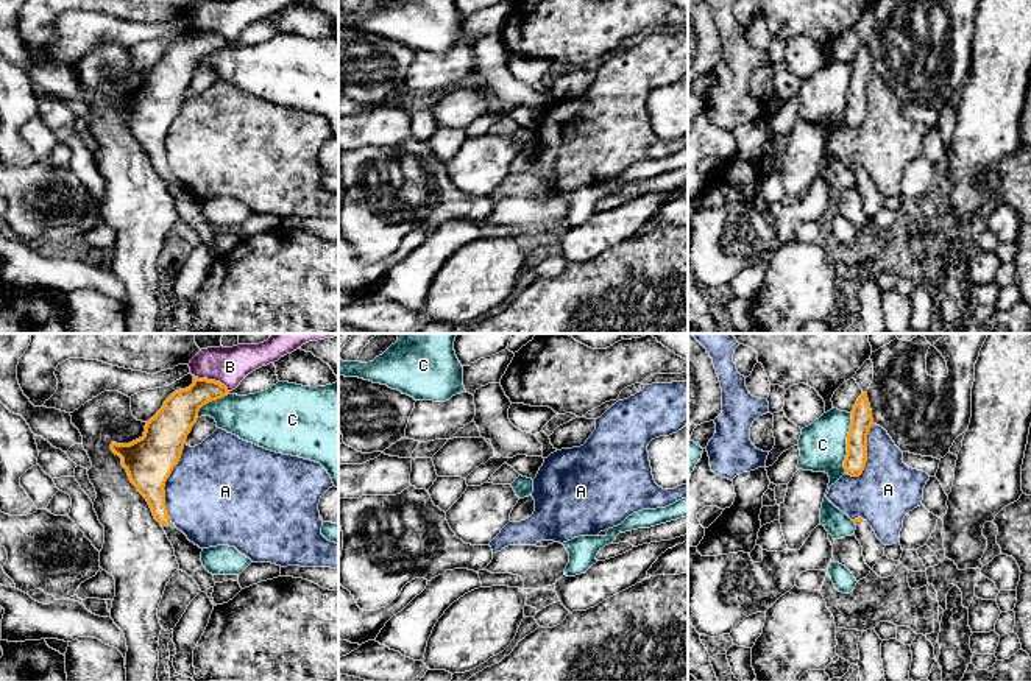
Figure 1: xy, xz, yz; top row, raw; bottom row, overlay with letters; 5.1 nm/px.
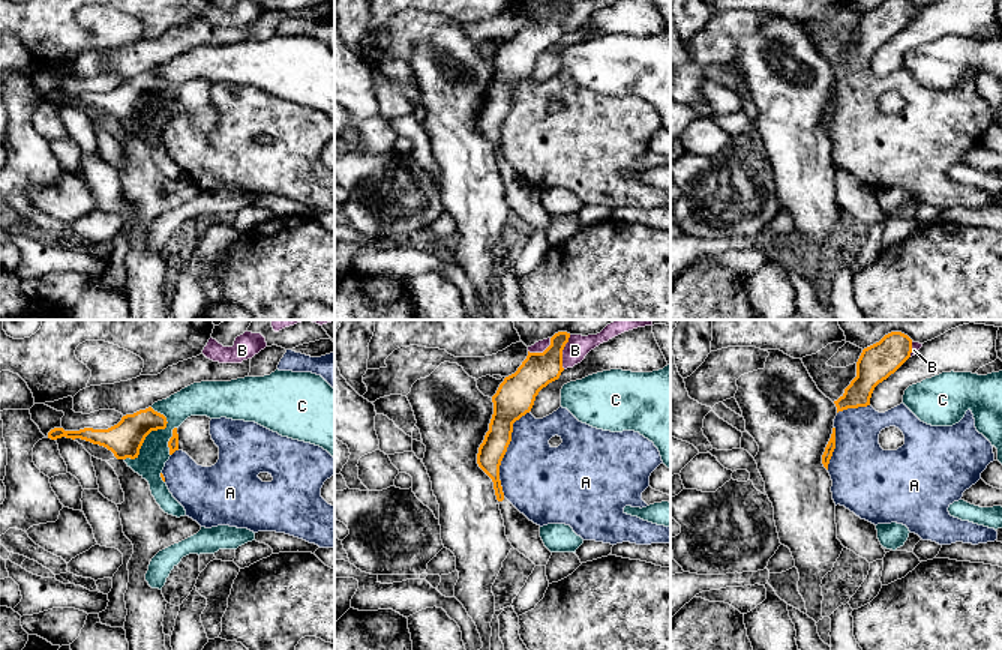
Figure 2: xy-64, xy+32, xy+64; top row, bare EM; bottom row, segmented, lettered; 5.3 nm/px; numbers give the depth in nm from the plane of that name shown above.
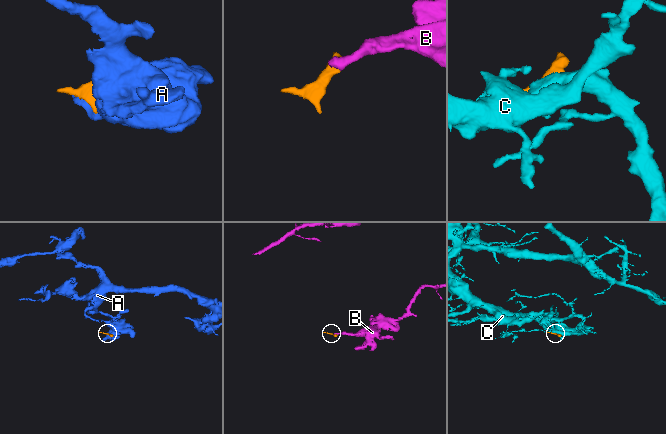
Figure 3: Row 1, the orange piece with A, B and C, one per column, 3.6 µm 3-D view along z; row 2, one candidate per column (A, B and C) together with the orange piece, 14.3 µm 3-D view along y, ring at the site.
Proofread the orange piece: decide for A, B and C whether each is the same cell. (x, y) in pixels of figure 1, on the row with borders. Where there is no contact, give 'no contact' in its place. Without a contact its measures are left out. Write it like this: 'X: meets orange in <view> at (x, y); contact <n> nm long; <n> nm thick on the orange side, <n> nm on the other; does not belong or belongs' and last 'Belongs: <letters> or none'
A: meets orange in xy at (166, 480); contact 420 nm long; 260 nm thick on the orange side, 480 nm on the other; does not belong
B: meets orange in xy at (212, 381); contact 200 nm long; 190 nm thick on the orange side, 190 nm on the other; does not belong
C: meets orange in yz at (847, 443); contact 320 nm long; 110 nm thick on the orange side, 240 nm on the other; does not belong
Belongs: none

